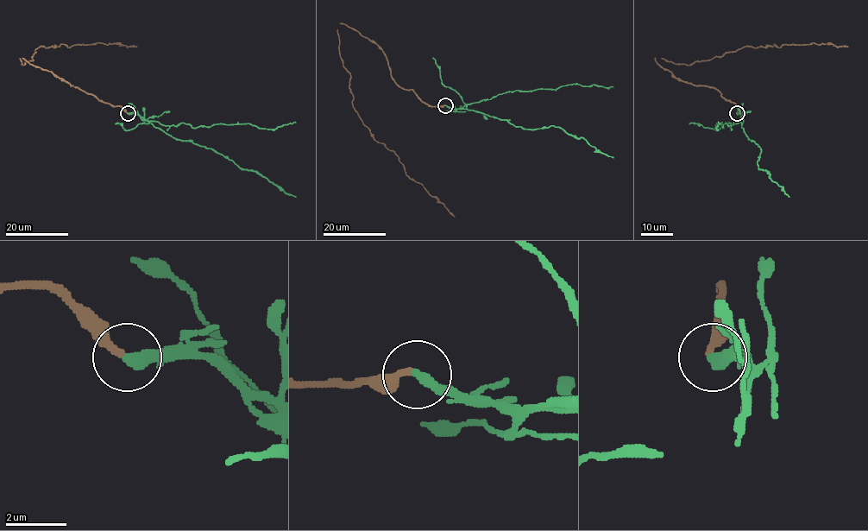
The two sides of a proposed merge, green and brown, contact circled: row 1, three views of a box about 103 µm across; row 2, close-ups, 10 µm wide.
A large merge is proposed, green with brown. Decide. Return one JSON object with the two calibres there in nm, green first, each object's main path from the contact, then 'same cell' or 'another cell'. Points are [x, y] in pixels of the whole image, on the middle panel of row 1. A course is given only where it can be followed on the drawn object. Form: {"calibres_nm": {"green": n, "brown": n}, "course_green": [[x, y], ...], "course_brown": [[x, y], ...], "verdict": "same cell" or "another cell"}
{"calibres_nm": {"green": 400, "brown": 280}, "course_green": [[445, 105], [506, 120], [525, 129], [559, 127], [568, 133], [583, 137], [597, 150], [613, 157]], "course_brown": [[444, 105], [429, 106], [399, 86], [384, 52], [339, 23], [340, 58], [359, 118], [454, 217]], "verdict": "another cell"}

